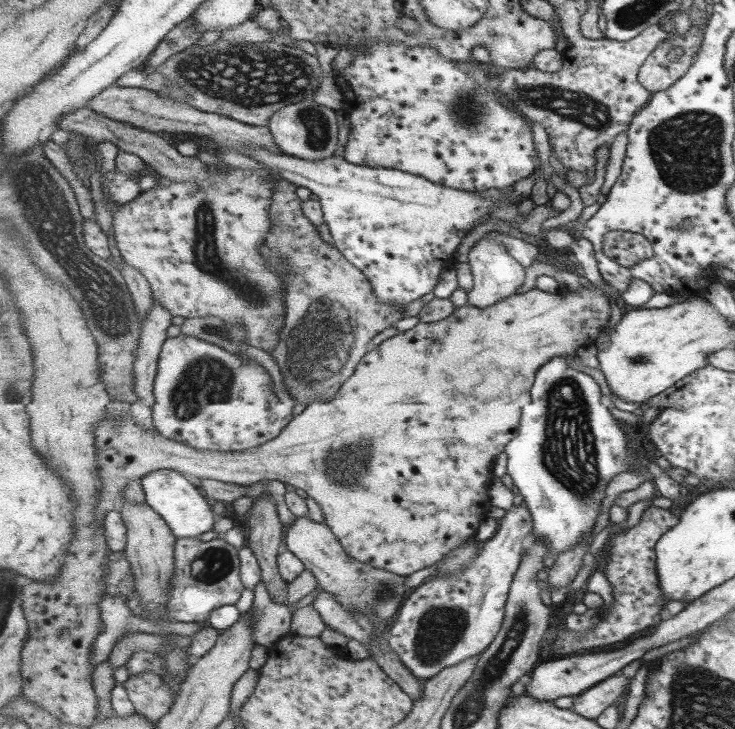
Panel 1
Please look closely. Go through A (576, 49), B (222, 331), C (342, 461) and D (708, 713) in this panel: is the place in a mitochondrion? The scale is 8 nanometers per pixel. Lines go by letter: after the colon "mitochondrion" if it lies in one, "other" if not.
A: other
B: mitochondrion
C: mitochondrion
D: mitochondrion

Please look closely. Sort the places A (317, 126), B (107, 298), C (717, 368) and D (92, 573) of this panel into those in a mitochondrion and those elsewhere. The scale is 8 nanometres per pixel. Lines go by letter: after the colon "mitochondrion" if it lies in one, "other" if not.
A: mitochondrion
B: mitochondrion
C: other
D: other

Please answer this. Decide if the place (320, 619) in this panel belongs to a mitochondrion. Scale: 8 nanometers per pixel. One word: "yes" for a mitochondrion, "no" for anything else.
no

